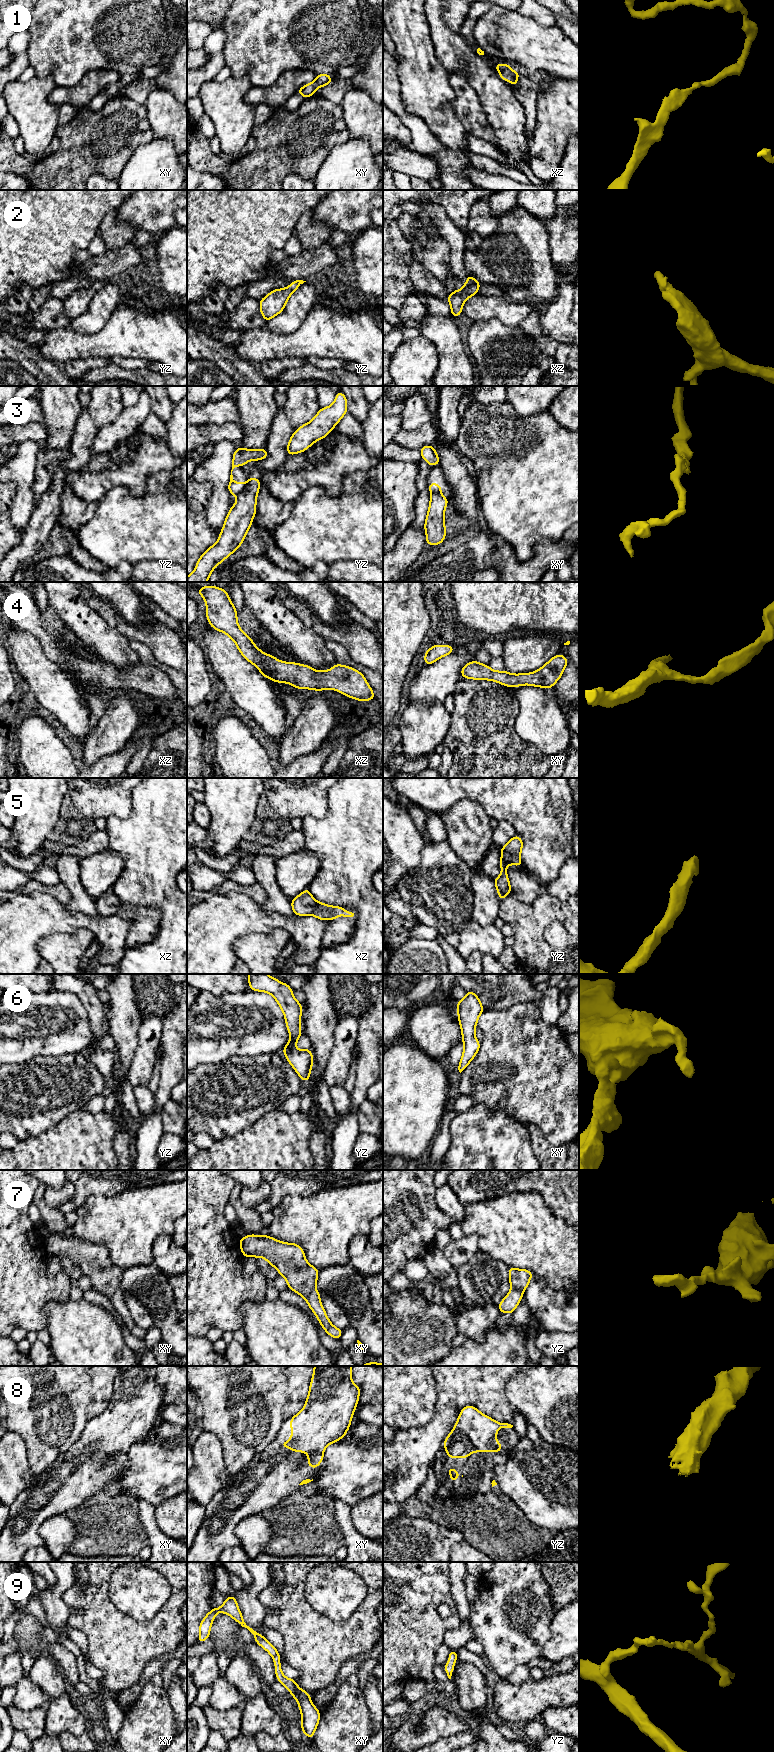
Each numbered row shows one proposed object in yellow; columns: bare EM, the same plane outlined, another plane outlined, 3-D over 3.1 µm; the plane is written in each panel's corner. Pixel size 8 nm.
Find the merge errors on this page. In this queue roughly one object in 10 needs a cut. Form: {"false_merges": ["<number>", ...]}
{"false_merges": ["3"]}

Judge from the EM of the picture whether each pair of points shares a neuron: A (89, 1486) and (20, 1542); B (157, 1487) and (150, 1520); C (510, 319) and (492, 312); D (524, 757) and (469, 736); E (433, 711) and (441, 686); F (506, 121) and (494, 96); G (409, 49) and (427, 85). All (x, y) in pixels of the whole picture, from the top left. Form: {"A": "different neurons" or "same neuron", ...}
{"A": "same neuron", "B": "different neurons", "C": "same neuron", "D": "same neuron", "E": "different neurons", "F": "same neuron", "G": "same neuron"}

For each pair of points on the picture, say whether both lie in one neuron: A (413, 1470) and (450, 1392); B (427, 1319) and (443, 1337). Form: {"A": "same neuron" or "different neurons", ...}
{"A": "same neuron", "B": "same neuron"}

